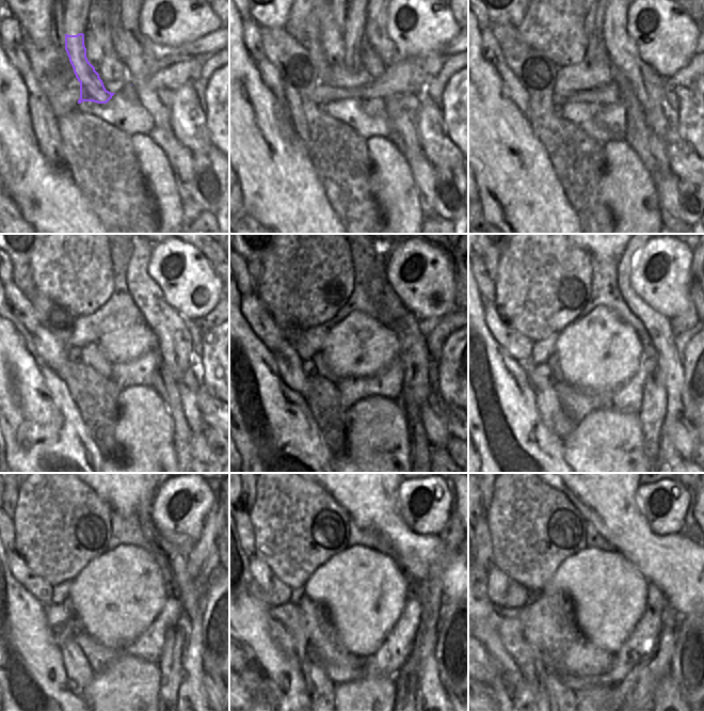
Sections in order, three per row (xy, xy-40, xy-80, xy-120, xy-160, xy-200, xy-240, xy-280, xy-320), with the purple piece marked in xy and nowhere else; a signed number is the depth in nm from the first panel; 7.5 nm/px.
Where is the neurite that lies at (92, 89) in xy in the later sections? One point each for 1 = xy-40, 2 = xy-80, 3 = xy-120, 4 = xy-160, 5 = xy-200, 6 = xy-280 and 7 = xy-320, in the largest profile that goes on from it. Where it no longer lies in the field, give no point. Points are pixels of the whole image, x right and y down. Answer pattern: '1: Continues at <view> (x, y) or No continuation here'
1: Continues at xy-40 (370, 91)
2: Continues at xy-80 (604, 95)
3: Continues at xy-120 (125, 343)
4: Continues at xy-160 (360, 346)
5: Continues at xy-200 (600, 352)
6: Continues at xy-280 (365, 590)
7: Continues at xy-320 (609, 595)

